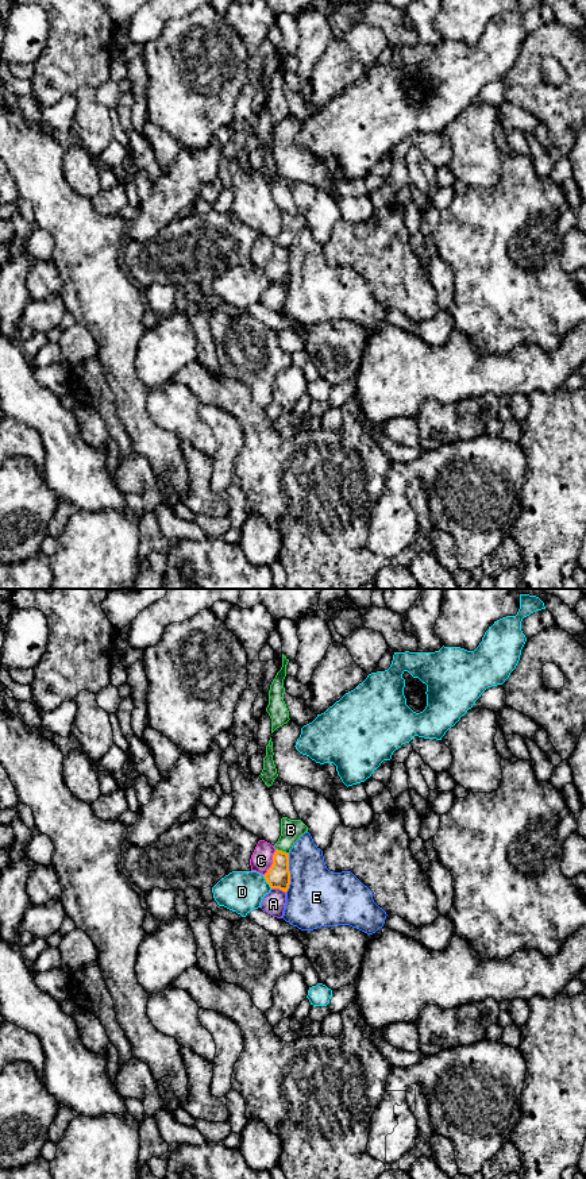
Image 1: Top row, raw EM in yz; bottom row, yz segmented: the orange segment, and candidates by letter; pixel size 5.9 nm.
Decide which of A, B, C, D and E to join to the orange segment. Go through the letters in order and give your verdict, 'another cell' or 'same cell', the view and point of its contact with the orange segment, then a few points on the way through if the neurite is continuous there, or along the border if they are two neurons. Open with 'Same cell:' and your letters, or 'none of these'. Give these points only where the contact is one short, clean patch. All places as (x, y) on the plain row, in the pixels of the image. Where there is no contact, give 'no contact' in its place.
Same cell: C
A: another cell; contact yz (278, 282)
B: another cell; contact yz (281, 246); border yz (276, 243), (288, 249)
C: same cell; contact yz (273, 258); way yz (278, 272), (273, 258), (261, 255)
D: another cell; contact yz (266, 276)
E: another cell; contact yz (289, 268)

